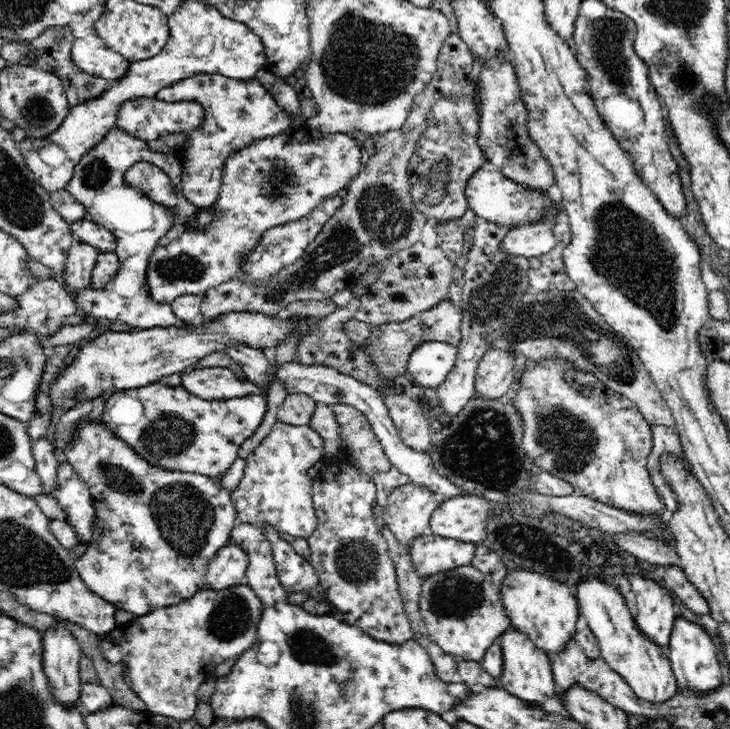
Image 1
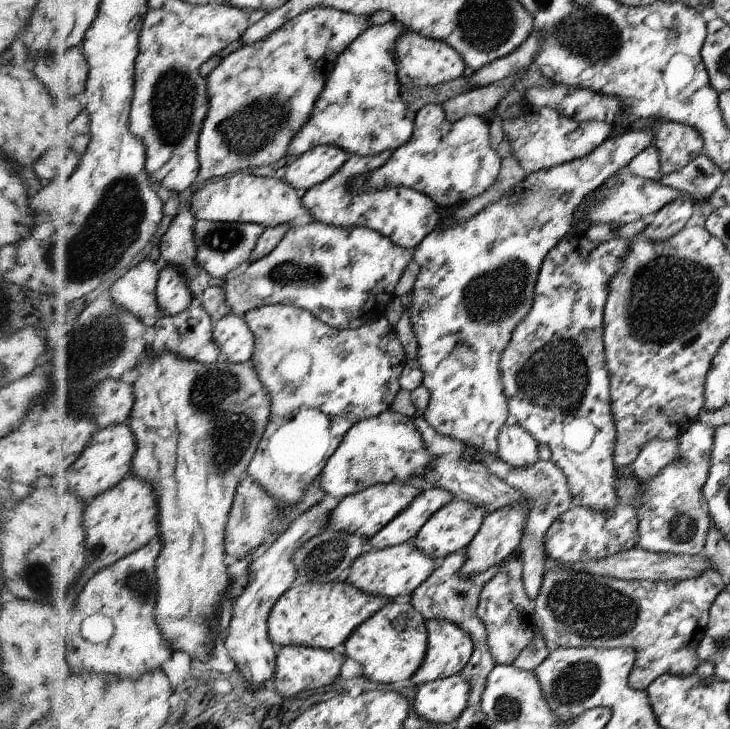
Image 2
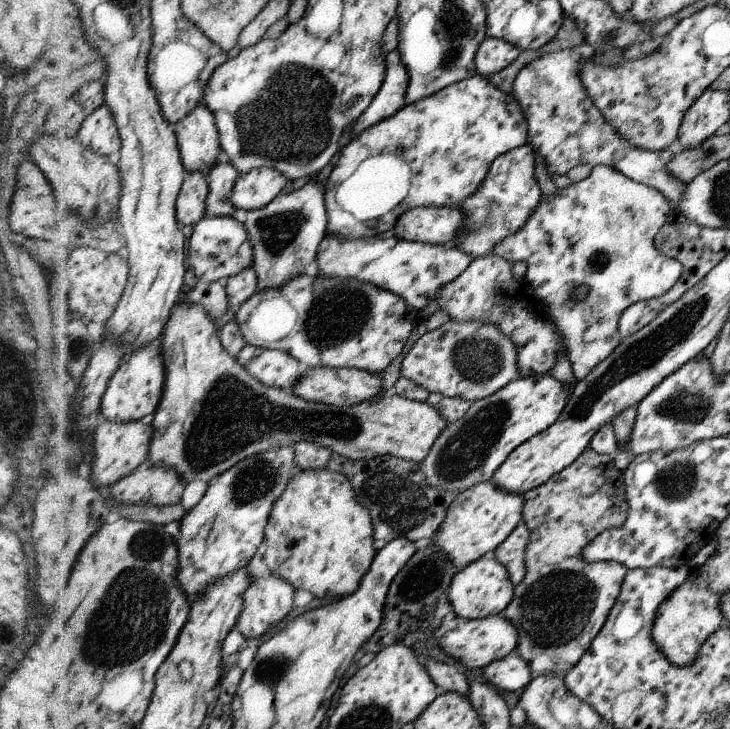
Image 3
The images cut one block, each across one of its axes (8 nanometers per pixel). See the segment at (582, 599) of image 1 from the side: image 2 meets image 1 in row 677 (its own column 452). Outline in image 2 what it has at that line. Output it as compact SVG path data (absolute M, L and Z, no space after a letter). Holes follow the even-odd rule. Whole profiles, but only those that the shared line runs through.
M431 619L427 621L427 630L430 647L427 650L426 661L423 666L420 666L415 677L410 678L418 686L427 685L437 679L452 677L454 674L460 673L471 661L474 653L474 644L471 636L454 622L445 619Z

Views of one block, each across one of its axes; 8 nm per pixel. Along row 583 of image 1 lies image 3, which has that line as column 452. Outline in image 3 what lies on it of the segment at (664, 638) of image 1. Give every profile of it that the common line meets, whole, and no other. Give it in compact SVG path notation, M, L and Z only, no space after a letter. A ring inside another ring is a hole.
M448 615L442 619L440 626L432 634L432 639L438 642L441 650L454 658L457 665L463 665L469 670L484 669L491 662L504 658L519 644L519 630L510 620L500 615L490 615L486 618L463 619L456 615Z

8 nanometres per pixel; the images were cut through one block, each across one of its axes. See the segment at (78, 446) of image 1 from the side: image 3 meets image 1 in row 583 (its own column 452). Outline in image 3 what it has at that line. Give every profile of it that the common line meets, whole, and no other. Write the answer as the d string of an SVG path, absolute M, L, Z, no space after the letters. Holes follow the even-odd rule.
M476 74L472 78L446 86L444 90L440 90L440 92L428 96L428 98L422 98L420 102L409 104L400 109L394 116L385 118L383 121L378 122L378 124L364 130L363 133L358 134L356 138L351 139L337 154L338 158L335 160L332 171L324 185L324 198L327 200L326 208L329 219L327 222L327 236L340 236L344 240L383 236L393 232L396 222L399 222L399 219L405 213L408 213L408 210L428 206L458 207L460 202L464 202L466 198L470 198L472 194L476 194L480 190L480 186L483 186L488 170L491 170L491 165L494 164L495 158L507 153L509 150L528 144L528 136L527 119L523 114L523 108L520 106L519 99L512 93L504 94L504 92L500 92L494 84L488 82L488 78L482 75Z

